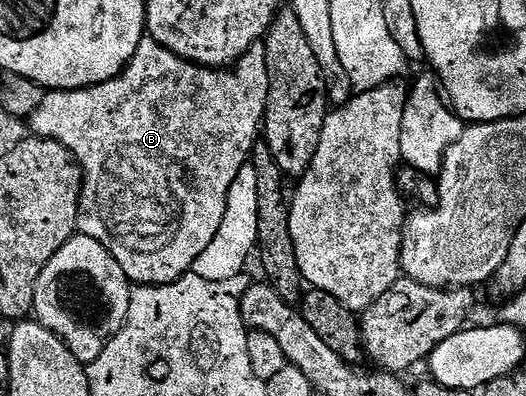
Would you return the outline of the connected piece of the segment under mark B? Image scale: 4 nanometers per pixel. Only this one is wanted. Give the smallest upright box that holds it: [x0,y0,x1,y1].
[29,36,269,286]

